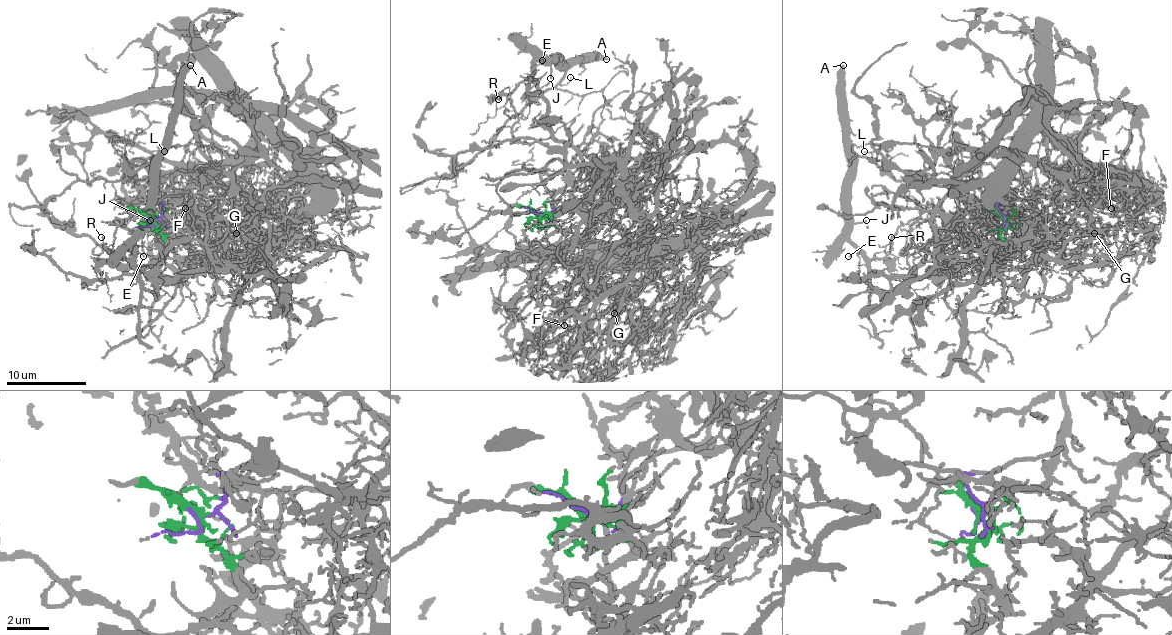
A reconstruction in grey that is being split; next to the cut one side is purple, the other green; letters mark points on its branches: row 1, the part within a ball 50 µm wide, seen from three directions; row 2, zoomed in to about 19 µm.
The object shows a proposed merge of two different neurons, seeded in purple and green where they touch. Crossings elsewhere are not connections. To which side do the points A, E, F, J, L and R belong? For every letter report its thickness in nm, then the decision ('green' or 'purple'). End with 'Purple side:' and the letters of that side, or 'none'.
A: 400 nm | purple
E: 120 nm | purple
F: 150 nm | green
J: 140 nm | purple
L: 120 nm | purple
R: 140 nm | purple
Purple side: A, E, J, L, R

